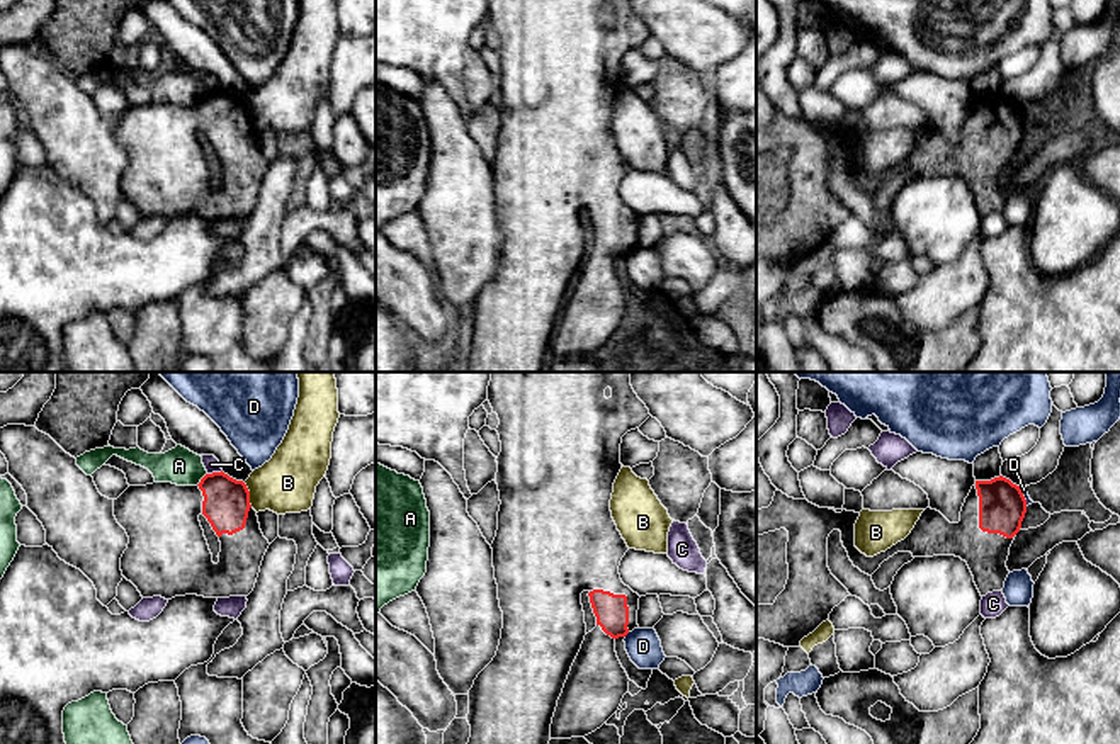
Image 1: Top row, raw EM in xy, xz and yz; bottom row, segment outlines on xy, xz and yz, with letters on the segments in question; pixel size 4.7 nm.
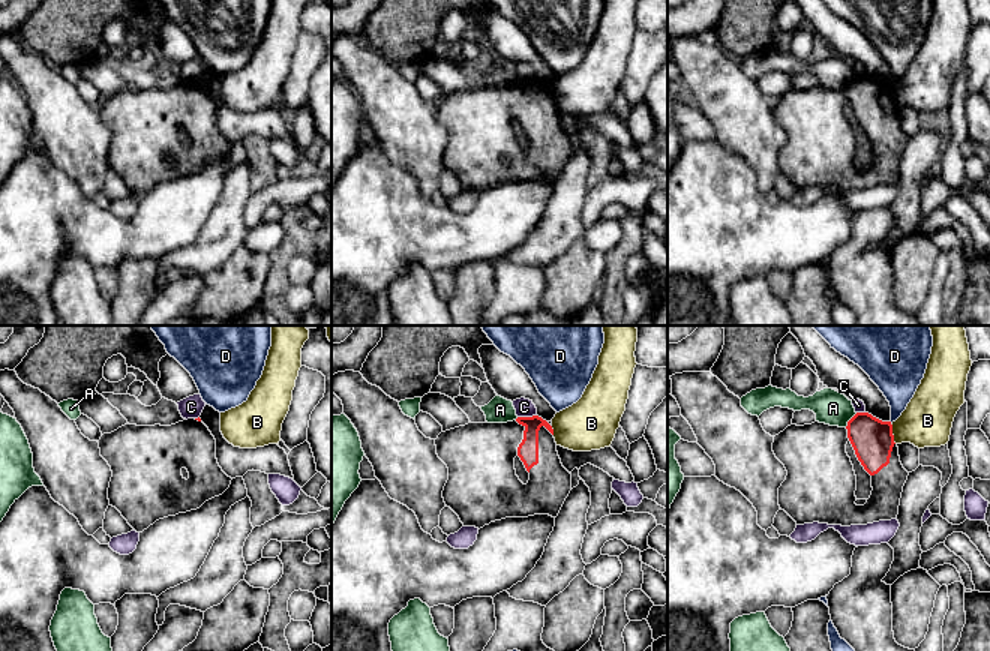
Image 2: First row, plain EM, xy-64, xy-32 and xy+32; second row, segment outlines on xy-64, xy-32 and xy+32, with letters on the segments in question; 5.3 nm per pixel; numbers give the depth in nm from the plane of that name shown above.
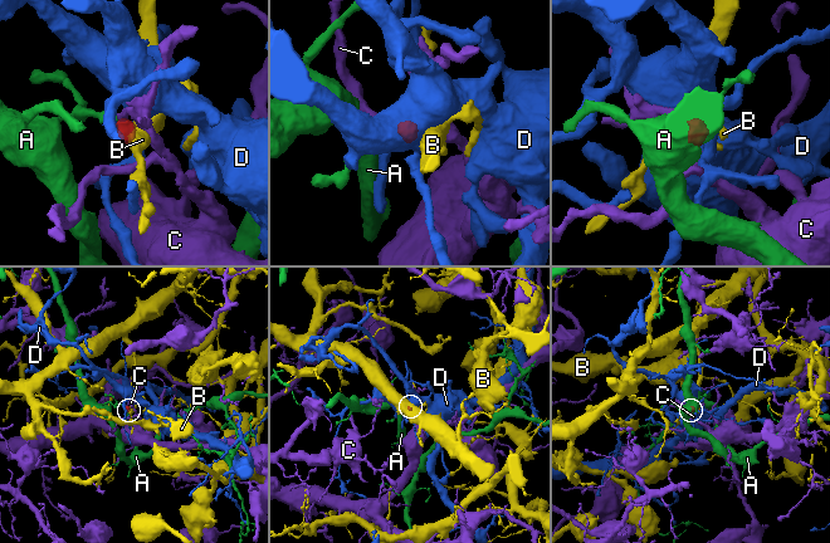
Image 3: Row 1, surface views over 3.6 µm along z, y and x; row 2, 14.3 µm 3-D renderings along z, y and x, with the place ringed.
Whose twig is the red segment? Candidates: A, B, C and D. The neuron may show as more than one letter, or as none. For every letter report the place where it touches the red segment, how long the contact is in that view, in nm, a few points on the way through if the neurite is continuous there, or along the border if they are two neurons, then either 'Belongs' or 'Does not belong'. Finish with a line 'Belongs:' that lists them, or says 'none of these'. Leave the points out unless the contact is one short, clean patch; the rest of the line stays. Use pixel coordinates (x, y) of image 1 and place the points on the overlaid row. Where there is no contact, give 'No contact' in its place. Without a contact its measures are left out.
A: Touches red at xy (201, 479). Shared border 80 nm. Boundary: xy (206, 473), (196, 484). Does not belong
B: Touches red at xy (248, 495). Shared border 130 nm. Boundary: xy (243, 483), (252, 507). Does not belong
C: Touches red at xy (214, 473). Shared border 80 nm. Boundary: xy (221, 469), (208, 474). Does not belong
D: Touches red at xz (626, 634). Shared border 40 nm. Boundary: xz (629, 632), (624, 636). Does not belong
Belongs: none of these

